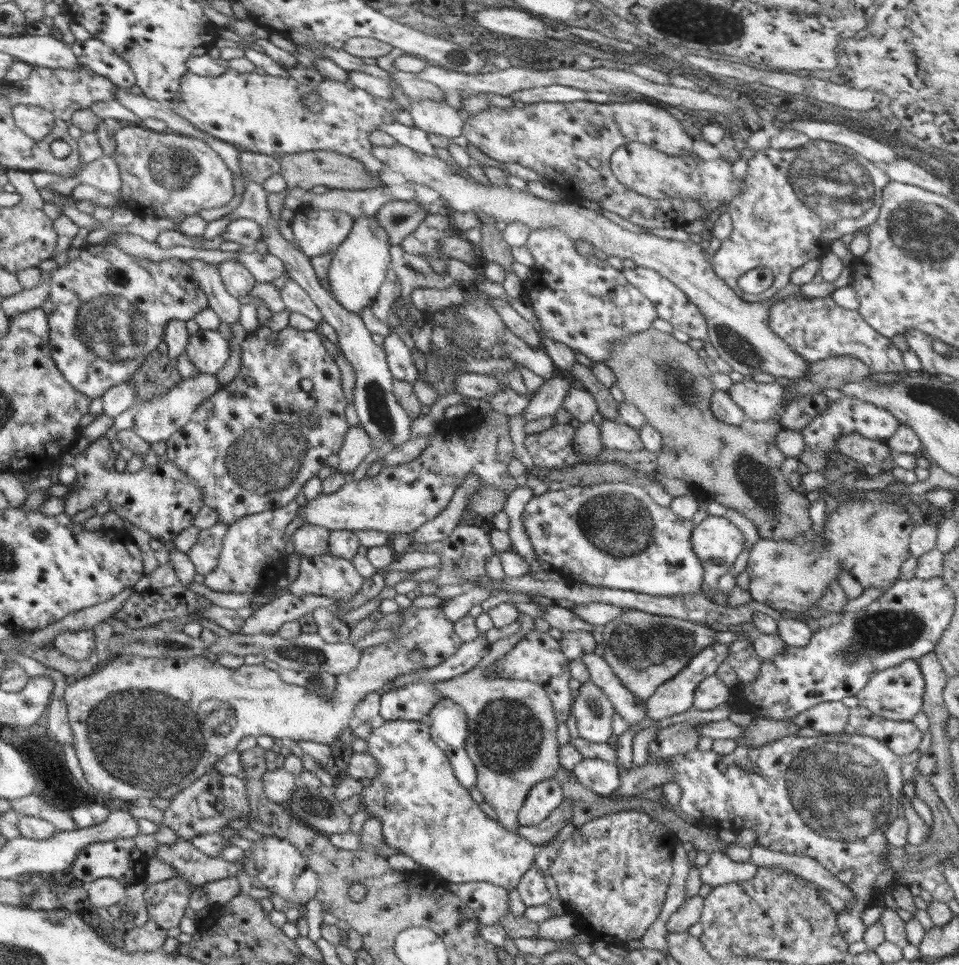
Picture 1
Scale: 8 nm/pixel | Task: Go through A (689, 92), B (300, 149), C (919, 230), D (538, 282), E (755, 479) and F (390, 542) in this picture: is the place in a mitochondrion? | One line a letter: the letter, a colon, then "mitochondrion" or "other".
A: other
B: other
C: mitochondrion
D: other
E: mitochondrion
F: other

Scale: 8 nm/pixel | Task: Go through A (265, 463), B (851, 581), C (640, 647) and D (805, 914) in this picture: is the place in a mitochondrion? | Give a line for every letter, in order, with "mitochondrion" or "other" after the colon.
A: mitochondrion
B: other
C: mitochondrion
D: mitochondrion

